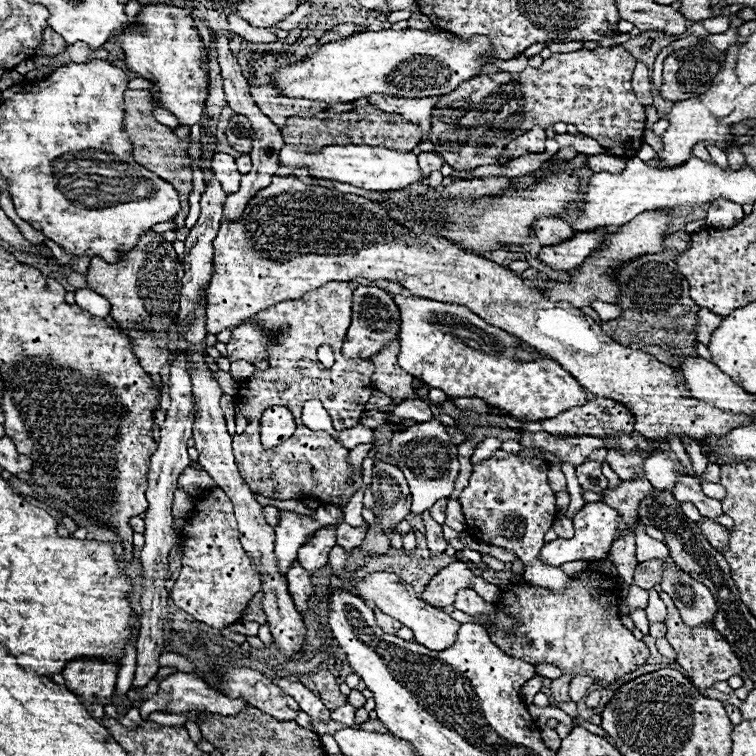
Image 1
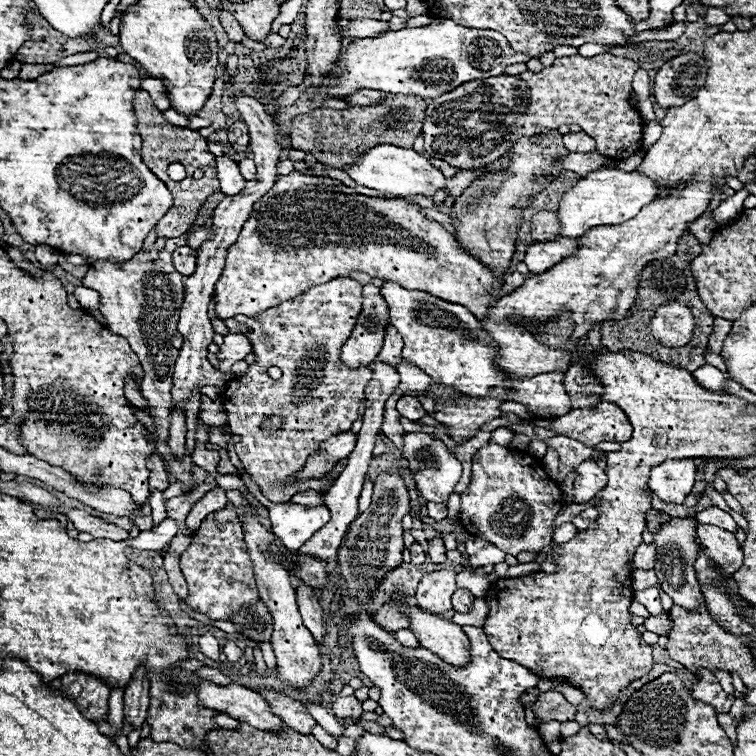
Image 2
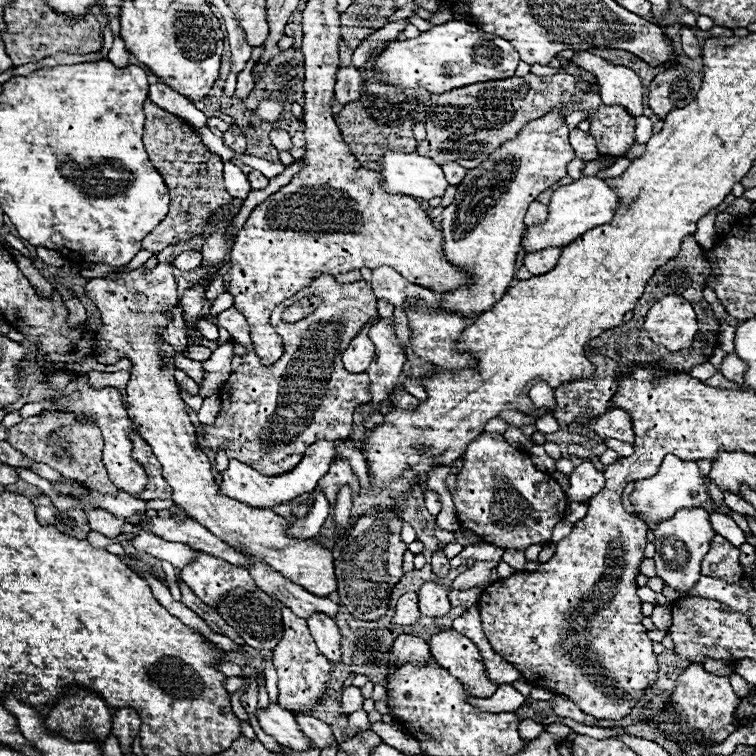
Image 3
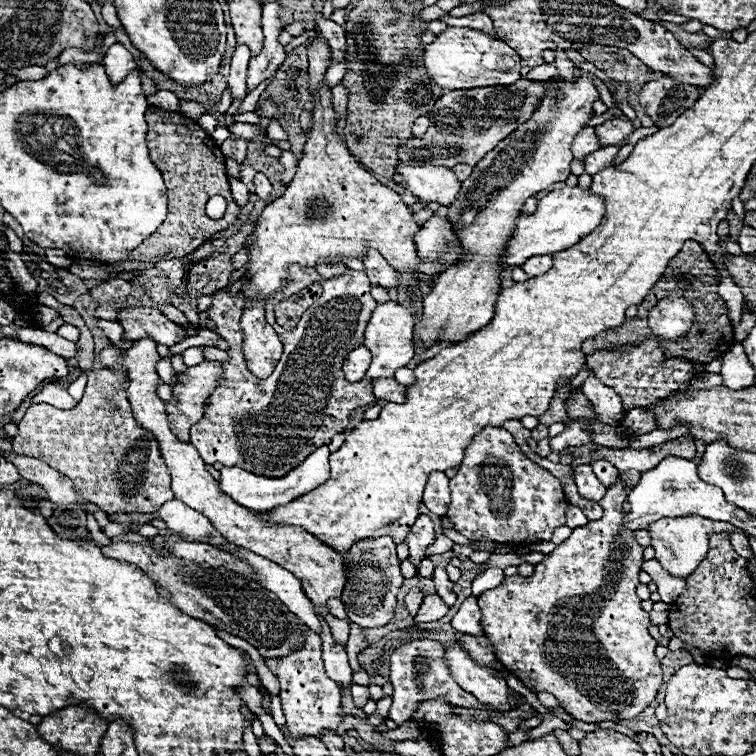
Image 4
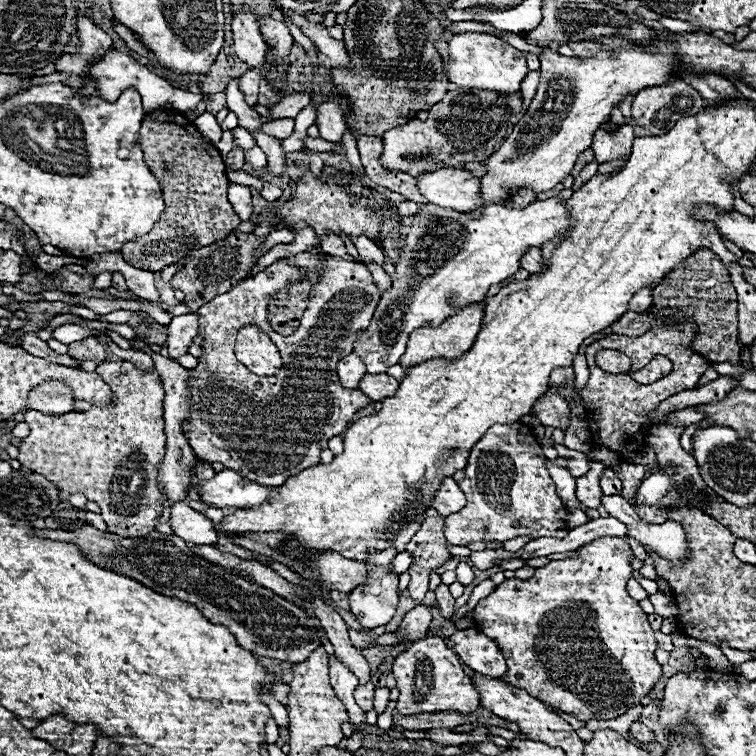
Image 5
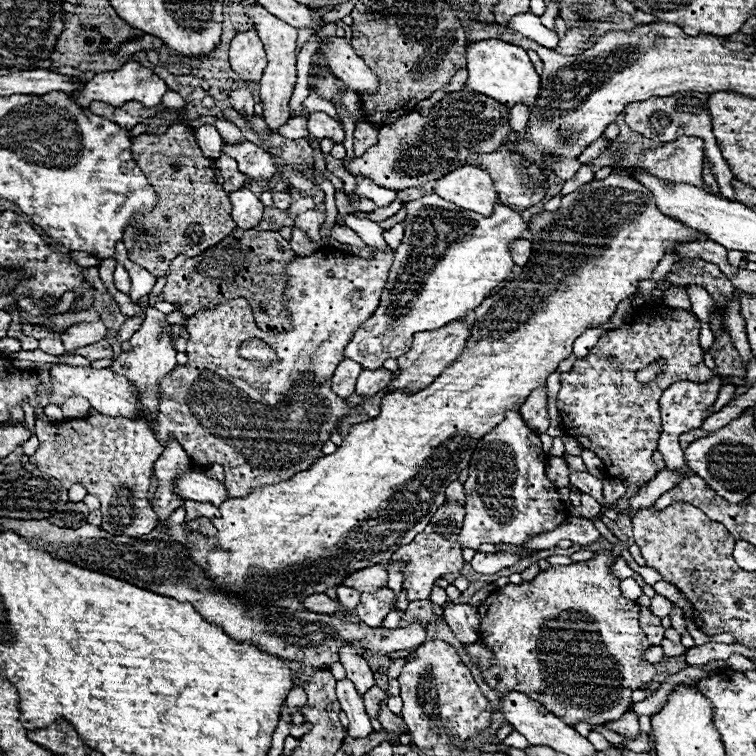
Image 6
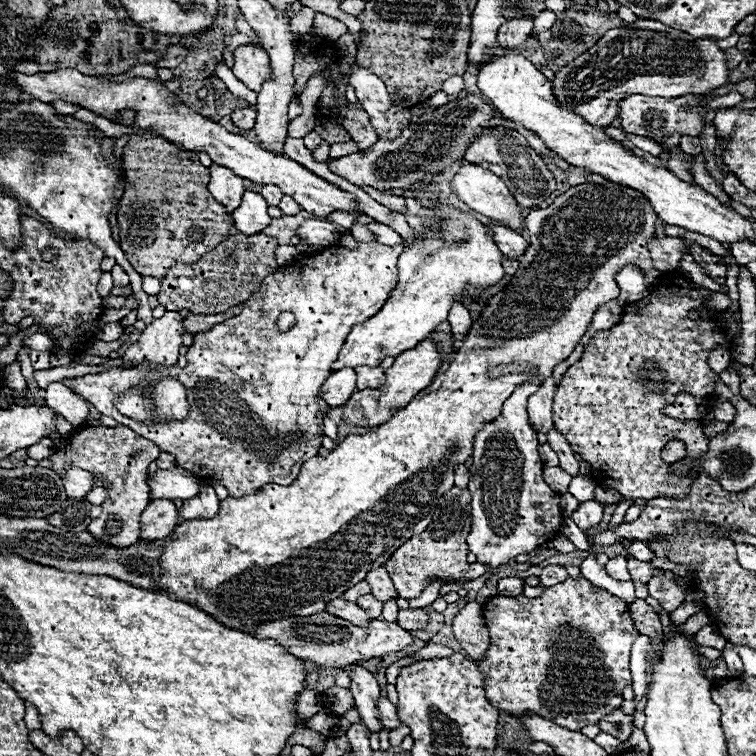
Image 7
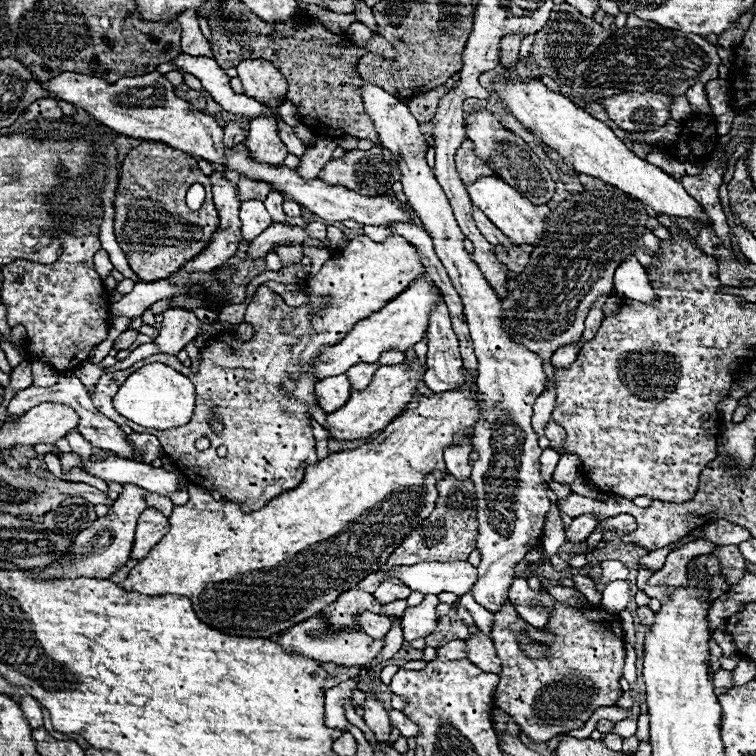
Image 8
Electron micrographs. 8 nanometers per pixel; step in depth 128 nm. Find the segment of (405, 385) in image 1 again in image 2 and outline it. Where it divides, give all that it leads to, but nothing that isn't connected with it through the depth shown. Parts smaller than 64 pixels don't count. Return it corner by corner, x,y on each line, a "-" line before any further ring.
388,322
386,324
386,338
384,338
384,346
380,350
380,354
376,356
376,360
382,360
386,364
398,364
402,360
402,336
398,334
398,330

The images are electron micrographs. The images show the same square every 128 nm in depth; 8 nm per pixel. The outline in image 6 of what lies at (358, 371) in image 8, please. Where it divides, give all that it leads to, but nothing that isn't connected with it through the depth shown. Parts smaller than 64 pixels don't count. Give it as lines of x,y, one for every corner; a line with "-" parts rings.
386,368
362,370
358,376
358,382
356,382
356,394
374,396
382,388
386,388
386,384
390,384
390,380
392,380
392,372

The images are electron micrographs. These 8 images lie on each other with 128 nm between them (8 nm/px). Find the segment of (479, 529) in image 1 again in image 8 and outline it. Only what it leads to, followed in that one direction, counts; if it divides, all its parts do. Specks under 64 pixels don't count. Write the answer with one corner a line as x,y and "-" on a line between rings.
368,82
362,86
362,96
366,112
374,120
374,126
380,134
380,144
388,148
398,160
402,172
400,182
404,186
404,194
408,196
408,204
420,216
424,230
434,242
438,258
442,260
454,288
462,298
466,322
470,326
470,336
478,356
476,394
482,410
474,426
472,442
480,458
474,462
470,480
476,484
478,494
476,512
480,534
476,544
482,554
482,564
478,566
480,576
470,594
480,606
494,614
508,602
508,588
516,578
514,566
524,560
530,540
542,536
546,512
550,510
546,484
540,476
542,450
538,446
538,436
530,426
534,402
542,394
546,382
542,360
538,354
514,342
514,338
502,330
500,298
484,280
472,256
464,250
464,234
456,224
454,212
434,176
434,170
426,164
428,144
408,106
390,96
386,90

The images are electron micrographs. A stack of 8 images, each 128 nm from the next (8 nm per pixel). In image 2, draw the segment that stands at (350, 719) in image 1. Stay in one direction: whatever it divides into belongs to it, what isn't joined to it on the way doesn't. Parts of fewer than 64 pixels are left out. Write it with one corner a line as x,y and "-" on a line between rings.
340,696
332,706
336,718
360,718
362,712
362,702
356,700
356,696

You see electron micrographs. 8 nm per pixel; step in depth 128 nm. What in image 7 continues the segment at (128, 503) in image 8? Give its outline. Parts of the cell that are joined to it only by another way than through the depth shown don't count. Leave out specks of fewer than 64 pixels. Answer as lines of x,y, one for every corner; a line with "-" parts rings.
122,424
116,428
80,426
74,432
74,436
70,436
70,440
64,440
64,442
66,442
66,450
62,454
54,452
50,456
52,470
58,476
64,474
64,462
68,462
72,466
92,472
94,478
98,478
98,474
102,474
112,484
108,488
108,500
102,504
102,514
98,516
96,522
90,522
88,532
96,540
106,542
114,548
128,548
130,544
134,544
140,538
140,514
146,508
146,504
150,502
146,474
148,474
150,462
154,462
158,458
160,448
154,442
138,436
134,430
130,430

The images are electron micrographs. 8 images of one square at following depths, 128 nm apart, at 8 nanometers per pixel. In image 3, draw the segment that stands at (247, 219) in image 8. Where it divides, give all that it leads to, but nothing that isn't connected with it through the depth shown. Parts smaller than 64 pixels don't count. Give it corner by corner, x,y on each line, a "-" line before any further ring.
224,162
224,184
226,184
226,190
230,192
232,198
242,198
244,200
248,196
248,192
252,190
248,178
232,162

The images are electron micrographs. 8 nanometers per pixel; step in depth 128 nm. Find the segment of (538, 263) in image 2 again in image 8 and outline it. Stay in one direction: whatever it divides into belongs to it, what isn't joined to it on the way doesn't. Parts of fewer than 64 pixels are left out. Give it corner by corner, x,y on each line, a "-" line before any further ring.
472,208
472,216
474,216
474,222
476,222
476,226
480,228
480,232
486,236
486,240
490,242
490,244
504,244
504,246
514,246
488,218
486,218
486,214
480,210
480,208

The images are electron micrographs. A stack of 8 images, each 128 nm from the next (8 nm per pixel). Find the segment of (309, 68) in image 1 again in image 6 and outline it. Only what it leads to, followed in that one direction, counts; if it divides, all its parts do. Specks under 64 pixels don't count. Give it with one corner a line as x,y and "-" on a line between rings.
500,40
472,42
466,48
466,60
468,60
468,66
466,66
468,68
468,82
466,82
468,88
494,98
496,102
508,108
514,108
516,104
524,104
528,110
534,108
536,98
540,94
540,74
534,70
524,48
506,44

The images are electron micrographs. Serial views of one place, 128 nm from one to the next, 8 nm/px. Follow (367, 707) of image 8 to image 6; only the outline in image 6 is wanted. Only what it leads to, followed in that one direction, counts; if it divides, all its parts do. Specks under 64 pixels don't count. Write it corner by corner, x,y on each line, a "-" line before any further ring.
352,646
340,648
340,664
346,668
346,678
356,686
360,696
364,696
370,688
376,686
372,670
368,668
366,660
360,654
356,654

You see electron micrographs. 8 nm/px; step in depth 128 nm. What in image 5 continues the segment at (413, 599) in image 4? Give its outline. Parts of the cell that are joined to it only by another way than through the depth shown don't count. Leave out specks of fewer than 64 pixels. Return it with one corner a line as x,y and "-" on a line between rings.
436,510
426,512
426,520
416,536
408,542
406,552
412,554
412,564
408,568
410,586
408,592
414,600
422,600
428,592
430,572
446,564
452,554
448,552
448,540
444,538
444,520

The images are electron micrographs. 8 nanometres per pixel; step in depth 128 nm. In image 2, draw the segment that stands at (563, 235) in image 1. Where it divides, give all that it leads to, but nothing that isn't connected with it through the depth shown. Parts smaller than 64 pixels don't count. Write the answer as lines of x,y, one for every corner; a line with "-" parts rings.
540,210
538,214
532,216
530,232
536,242
550,242
550,240
558,238
558,228
560,228
558,218
550,210

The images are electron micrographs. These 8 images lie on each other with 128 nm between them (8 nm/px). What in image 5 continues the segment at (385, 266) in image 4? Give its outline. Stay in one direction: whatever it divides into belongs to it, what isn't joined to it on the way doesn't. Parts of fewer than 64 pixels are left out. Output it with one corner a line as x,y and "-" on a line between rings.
352,236
350,240
352,240
352,244
356,246
356,250
358,250
362,262
364,262
364,260
374,260
376,264
384,266
382,250
380,250
380,248
378,248
370,238
366,238
366,236

